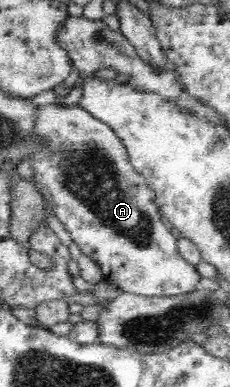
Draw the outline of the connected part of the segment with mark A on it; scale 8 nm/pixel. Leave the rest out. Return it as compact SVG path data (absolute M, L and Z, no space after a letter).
M46 102L43 105L39 105L38 108L40 108L38 114L36 114L38 124L34 126L34 132L47 139L49 148L44 152L40 152L36 156L34 163L31 164L34 170L34 183L41 192L47 208L51 208L56 218L64 224L64 228L70 232L72 240L80 247L82 254L88 254L96 259L96 262L100 263L100 267L102 267L105 278L110 279L112 283L121 287L126 293L151 297L172 297L188 294L192 290L196 290L196 286L201 278L200 273L194 265L190 264L188 260L180 255L176 236L162 222L162 214L160 213L159 206L156 204L154 191L146 184L144 177L132 166L128 151L123 141L116 135L115 130L102 121L102 119L94 117L92 113L84 110L79 105L58 105Z

